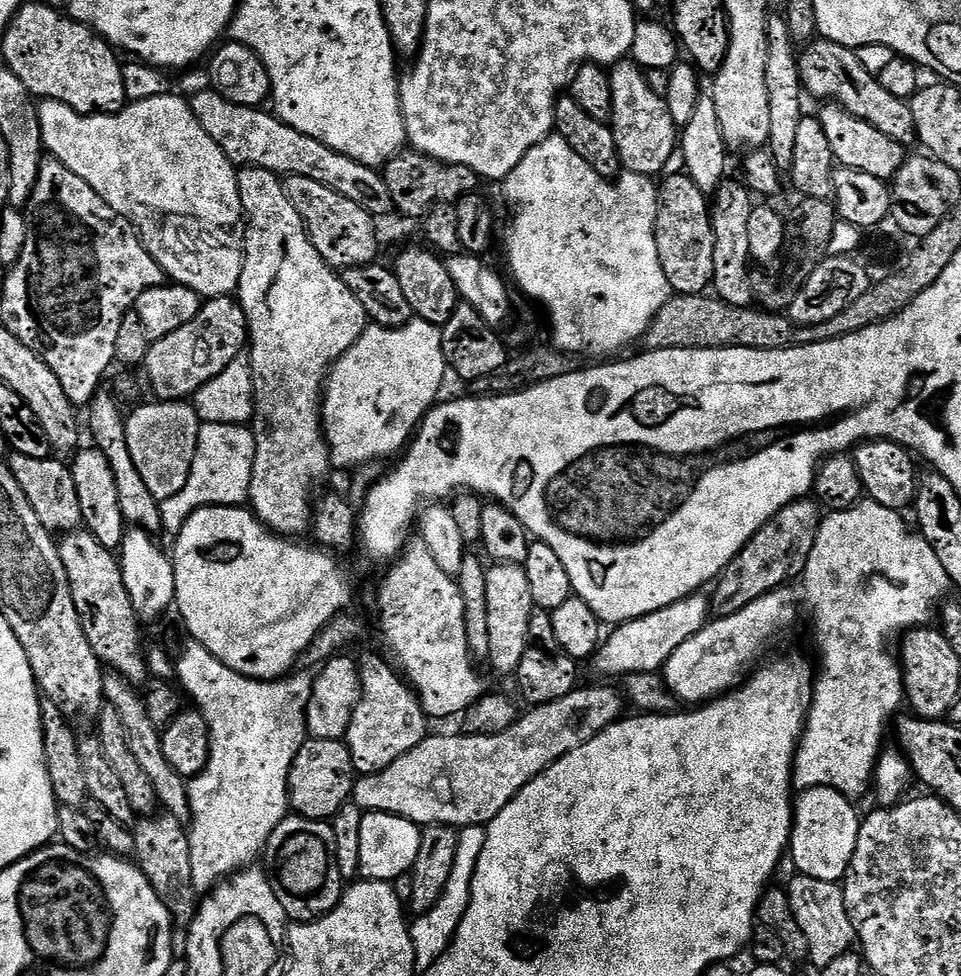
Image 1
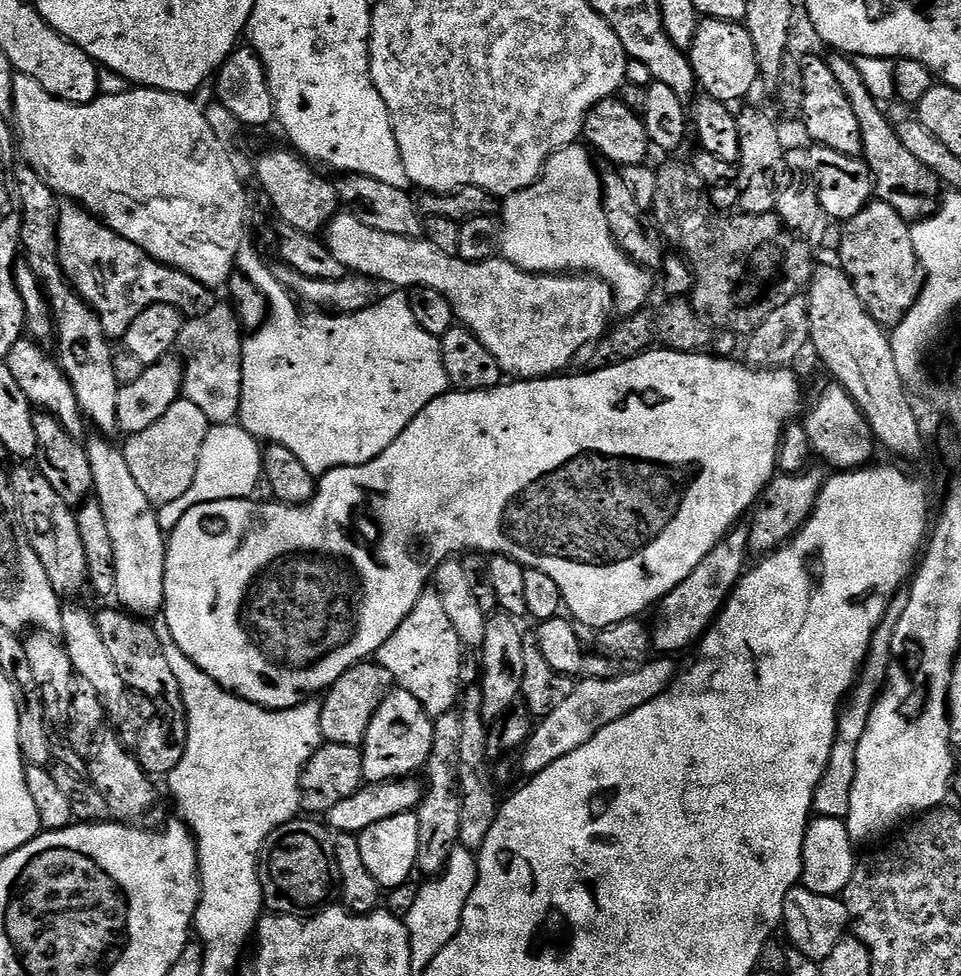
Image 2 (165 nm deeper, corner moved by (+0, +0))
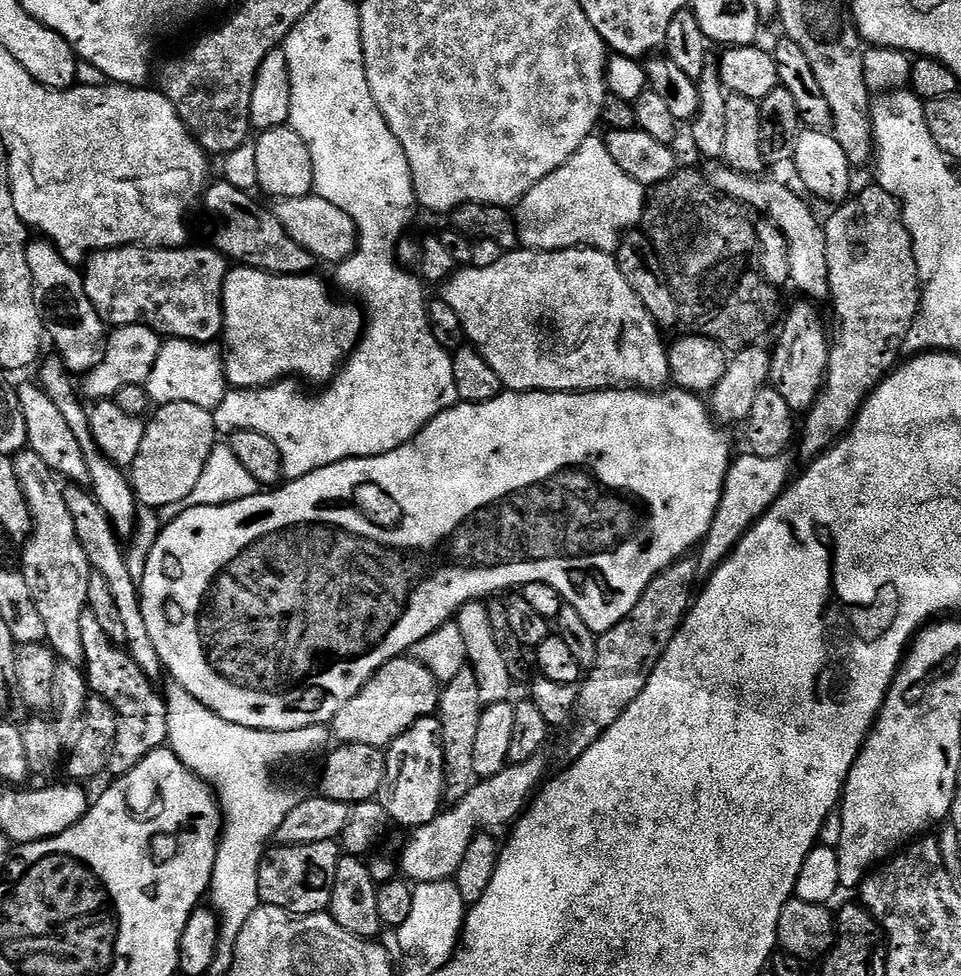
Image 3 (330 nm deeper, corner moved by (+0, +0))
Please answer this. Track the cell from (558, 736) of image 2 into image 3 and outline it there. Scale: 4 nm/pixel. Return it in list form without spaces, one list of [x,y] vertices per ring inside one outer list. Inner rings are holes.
[[[541,754],[526,762],[508,765],[488,780],[477,779],[466,798],[445,807],[440,815],[426,822],[426,826],[415,829],[409,835],[412,837],[409,838],[404,853],[398,856],[399,871],[413,885],[452,880],[475,836],[485,830],[495,830],[494,828],[507,829],[525,811],[530,797],[545,779],[545,758],[546,756]]]

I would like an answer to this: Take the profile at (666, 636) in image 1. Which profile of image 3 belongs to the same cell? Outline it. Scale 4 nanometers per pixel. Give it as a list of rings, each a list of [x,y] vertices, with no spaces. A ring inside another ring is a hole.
[[[751,454],[737,455],[728,468],[728,473],[724,479],[724,489],[722,498],[718,502],[718,510],[714,514],[714,522],[710,522],[710,530],[698,545],[698,563],[701,573],[711,574],[723,562],[724,559],[738,546],[738,542],[760,521],[763,516],[770,511],[772,503],[784,493],[784,489],[790,483],[792,472],[791,455],[785,454],[778,458],[758,458]]]

